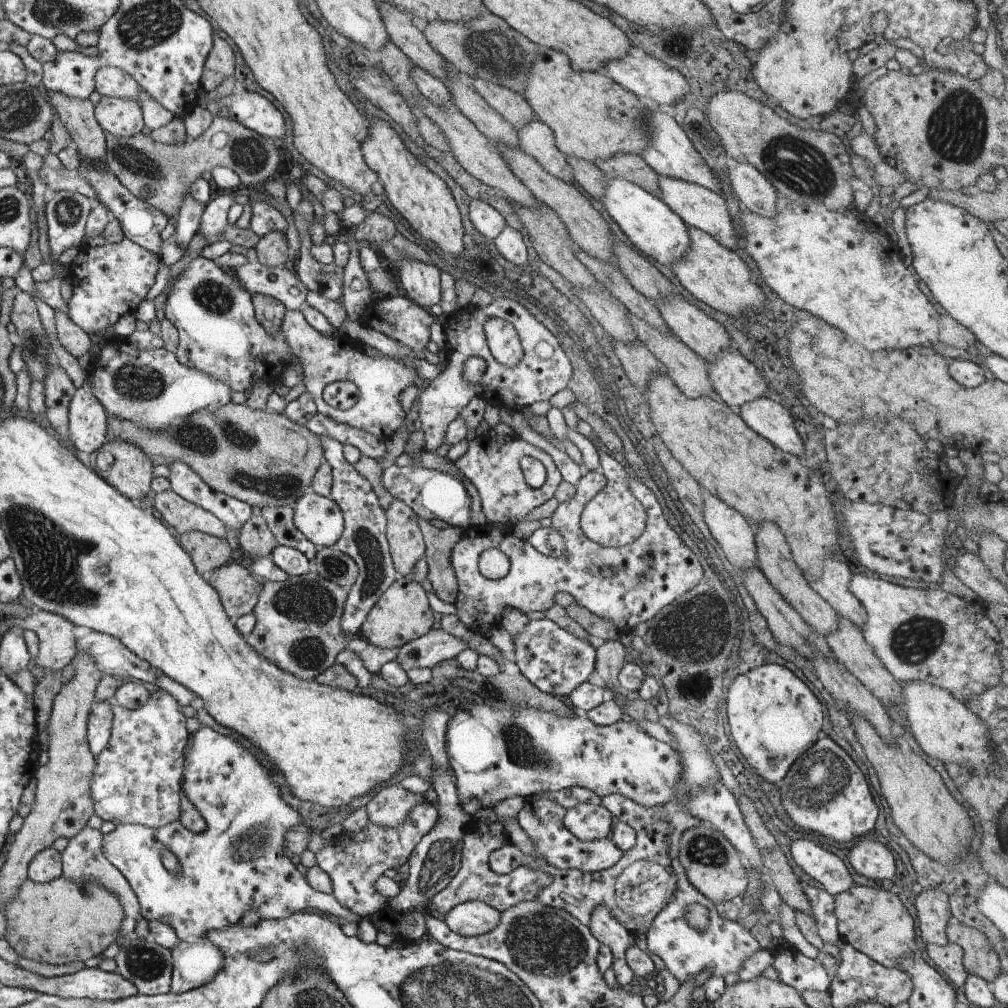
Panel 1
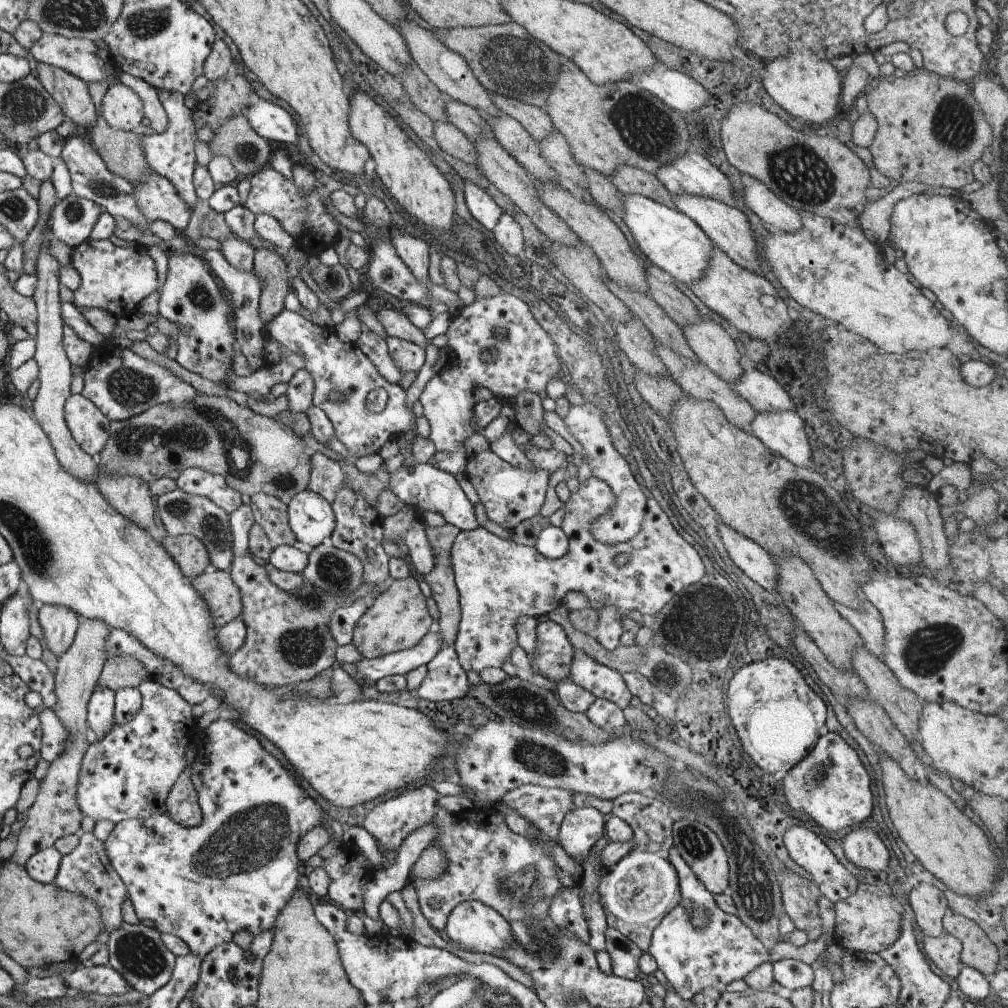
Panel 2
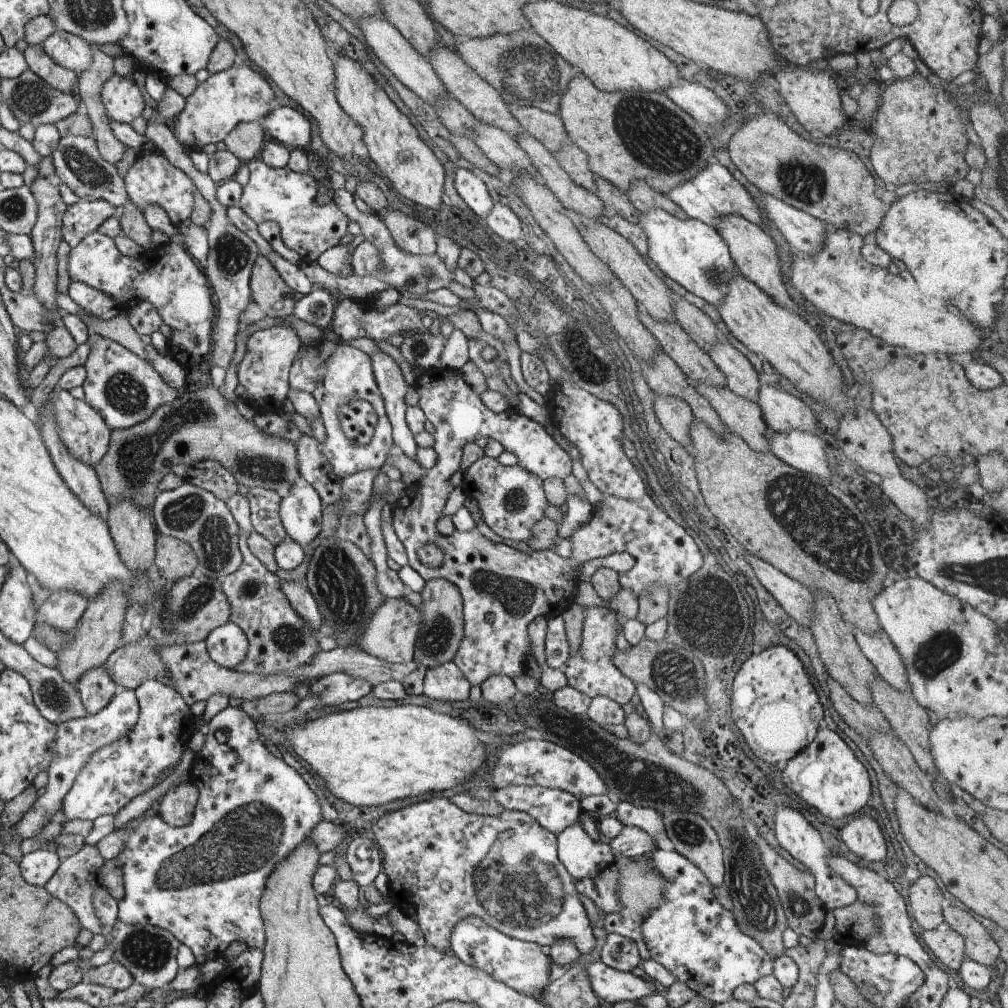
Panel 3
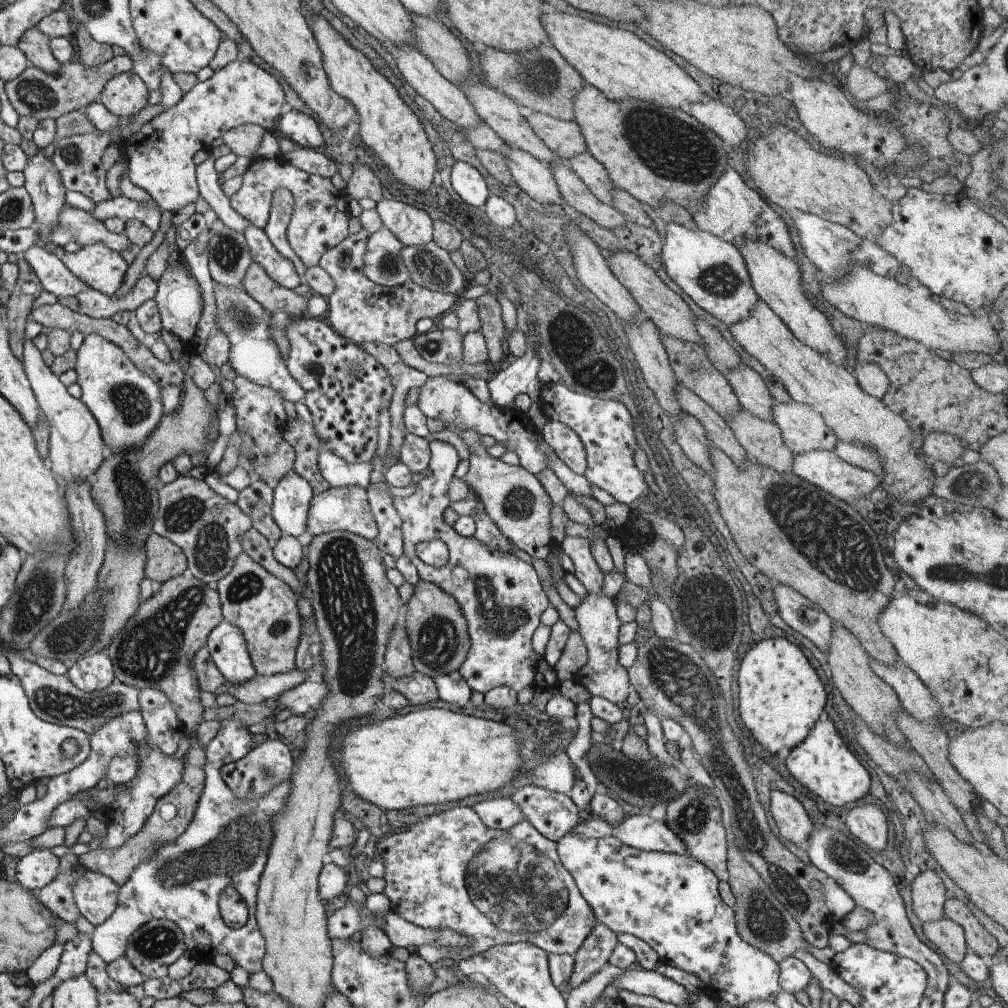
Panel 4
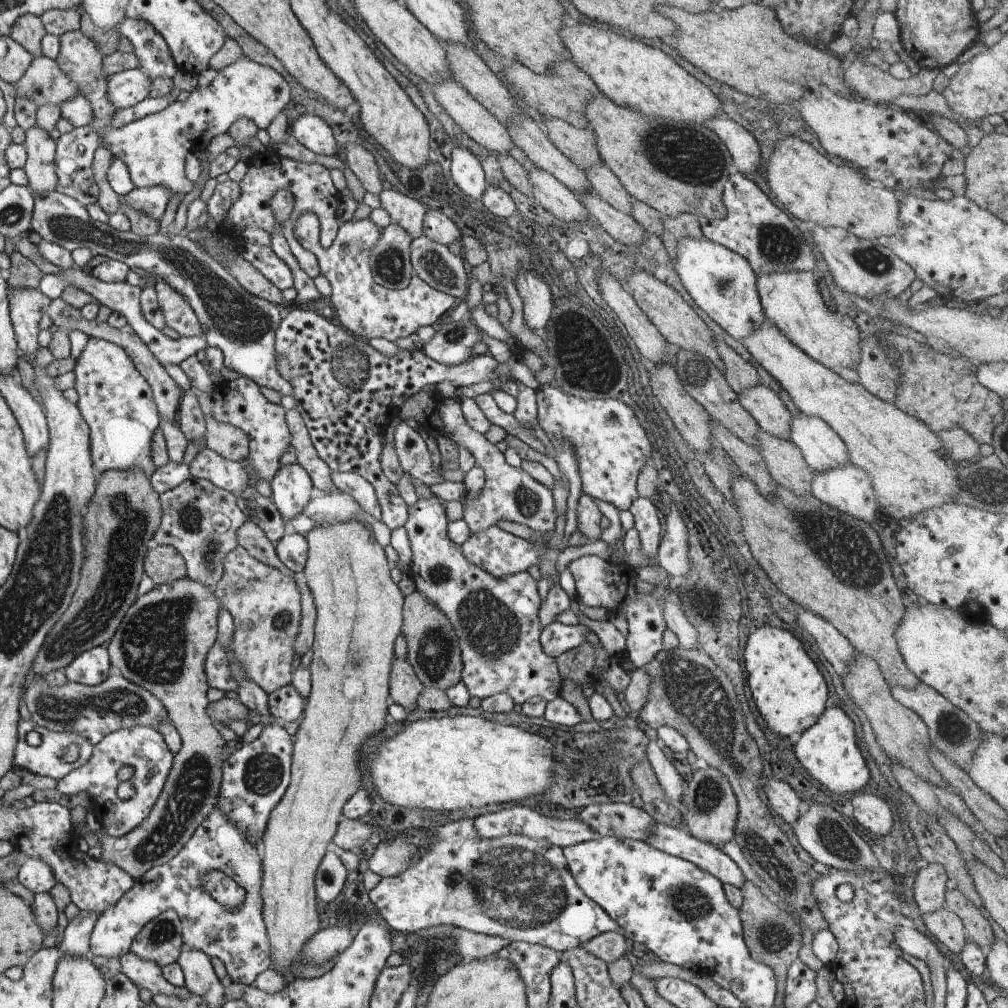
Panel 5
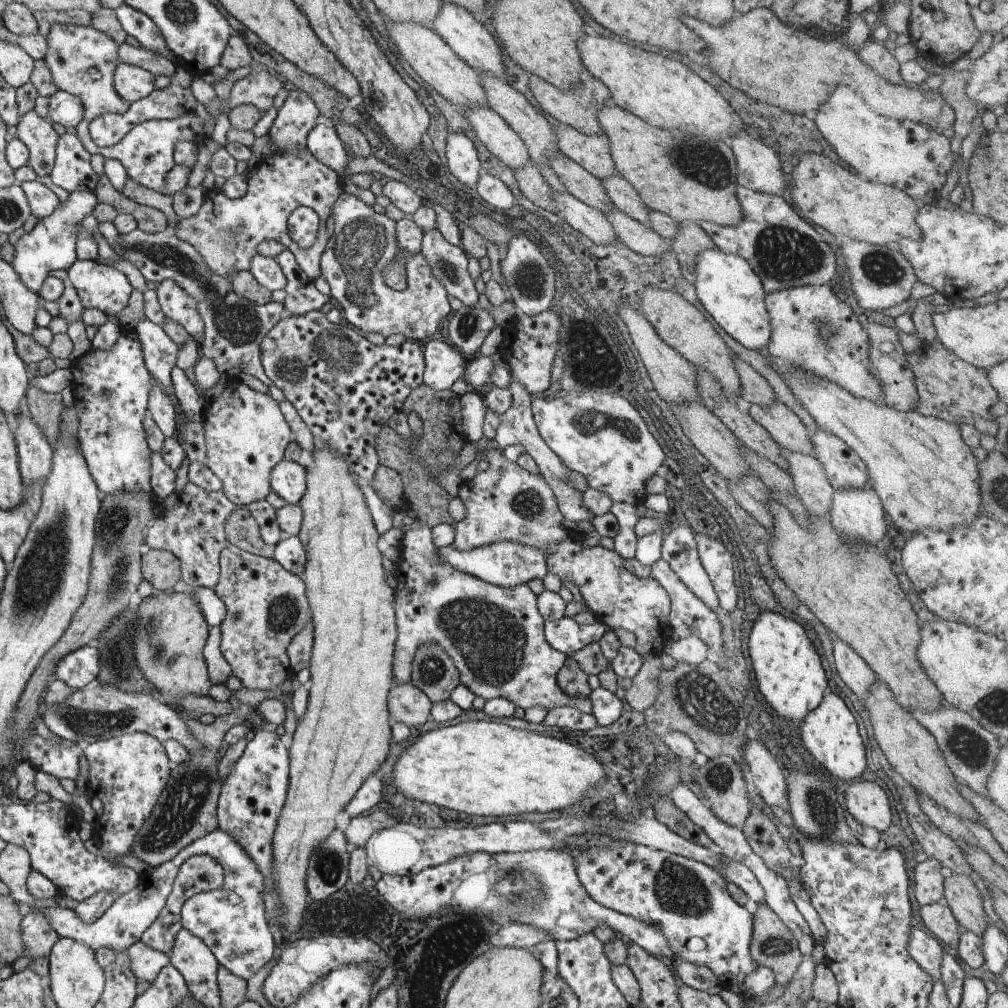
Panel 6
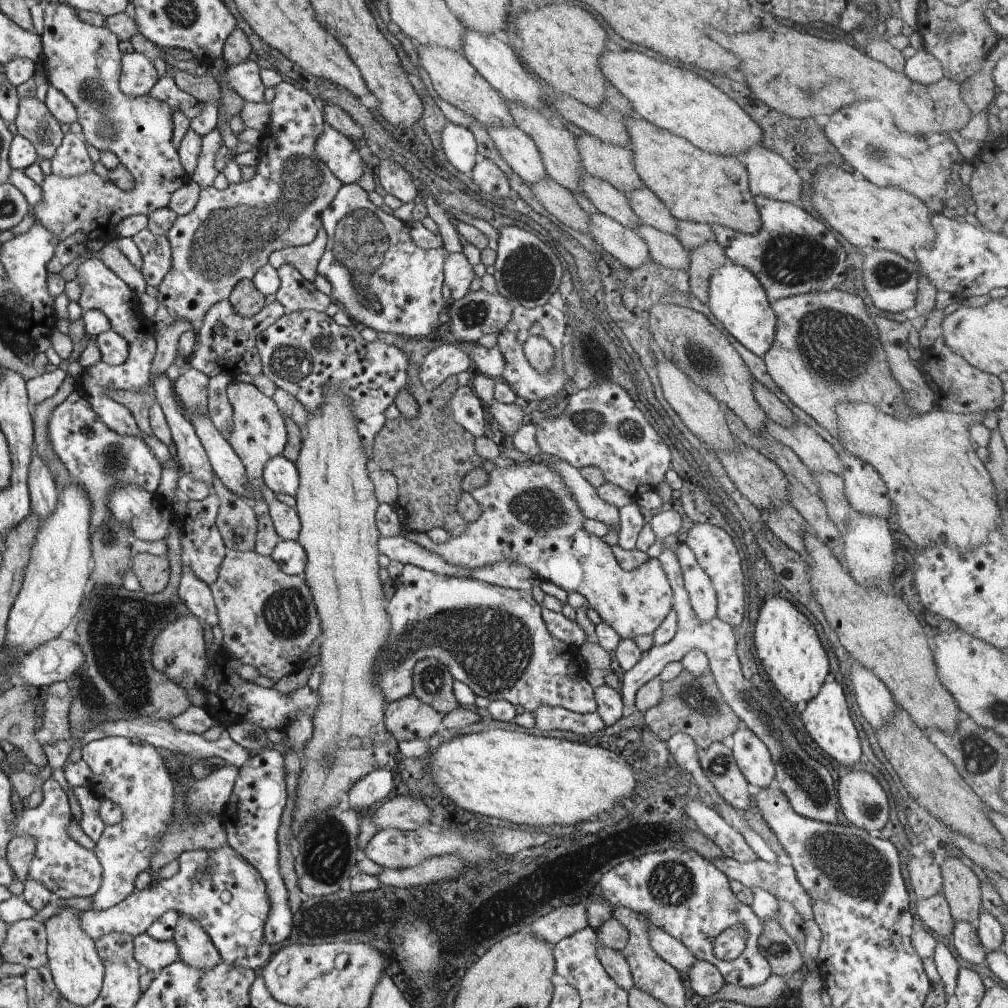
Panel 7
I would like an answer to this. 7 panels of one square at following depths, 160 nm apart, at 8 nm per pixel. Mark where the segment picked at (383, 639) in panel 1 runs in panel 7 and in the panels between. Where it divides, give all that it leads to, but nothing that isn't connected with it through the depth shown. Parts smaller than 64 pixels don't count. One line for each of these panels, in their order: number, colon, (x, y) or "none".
2: (397, 620)
3: (391, 635)
4: (398, 659)
5: (404, 686)
6: (407, 704)
7: (408, 718)

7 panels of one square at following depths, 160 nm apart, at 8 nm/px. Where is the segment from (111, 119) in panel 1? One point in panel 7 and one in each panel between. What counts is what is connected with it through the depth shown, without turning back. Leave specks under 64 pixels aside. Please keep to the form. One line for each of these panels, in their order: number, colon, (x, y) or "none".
2: (123, 109)
3: (123, 100)
4: (126, 95)
5: (127, 88)
6: (132, 82)
7: (139, 73)

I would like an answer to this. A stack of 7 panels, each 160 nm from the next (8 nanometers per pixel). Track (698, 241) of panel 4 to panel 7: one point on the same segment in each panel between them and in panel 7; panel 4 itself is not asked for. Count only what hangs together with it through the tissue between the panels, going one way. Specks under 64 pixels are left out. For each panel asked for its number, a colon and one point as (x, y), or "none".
5: (721, 283)
6: (732, 293)
7: (736, 298)

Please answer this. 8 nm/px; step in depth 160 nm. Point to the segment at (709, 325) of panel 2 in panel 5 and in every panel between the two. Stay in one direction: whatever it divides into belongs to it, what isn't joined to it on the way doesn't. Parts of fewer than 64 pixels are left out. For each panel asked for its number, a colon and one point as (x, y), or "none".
3: (742, 379)
4: (753, 395)
5: (764, 405)

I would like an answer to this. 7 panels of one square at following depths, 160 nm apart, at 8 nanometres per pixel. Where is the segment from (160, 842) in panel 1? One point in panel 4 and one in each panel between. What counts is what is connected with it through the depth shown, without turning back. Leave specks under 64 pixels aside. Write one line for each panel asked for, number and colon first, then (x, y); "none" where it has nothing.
2: (237, 870)
3: (203, 882)
4: (228, 844)

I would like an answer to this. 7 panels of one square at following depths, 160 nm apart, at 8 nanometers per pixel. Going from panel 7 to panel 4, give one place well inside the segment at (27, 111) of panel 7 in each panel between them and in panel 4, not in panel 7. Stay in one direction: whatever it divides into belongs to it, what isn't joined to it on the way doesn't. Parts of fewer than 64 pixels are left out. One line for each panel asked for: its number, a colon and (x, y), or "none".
4: (43, 182)
5: (40, 167)
6: (37, 133)

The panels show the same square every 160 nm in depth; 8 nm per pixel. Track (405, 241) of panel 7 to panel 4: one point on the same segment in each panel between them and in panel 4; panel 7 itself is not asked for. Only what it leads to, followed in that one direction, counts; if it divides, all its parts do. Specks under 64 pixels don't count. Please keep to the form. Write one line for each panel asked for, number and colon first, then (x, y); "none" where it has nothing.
4: (364, 312)
5: (368, 310)
6: (363, 242)

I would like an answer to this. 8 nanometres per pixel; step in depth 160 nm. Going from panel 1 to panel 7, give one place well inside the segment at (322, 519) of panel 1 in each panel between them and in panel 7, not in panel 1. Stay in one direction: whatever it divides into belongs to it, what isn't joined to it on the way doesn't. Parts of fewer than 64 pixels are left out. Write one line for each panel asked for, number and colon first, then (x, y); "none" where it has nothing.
2: (311, 517)
3: (301, 512)
4: (292, 495)
5: (291, 489)
6: (289, 480)
7: (282, 476)

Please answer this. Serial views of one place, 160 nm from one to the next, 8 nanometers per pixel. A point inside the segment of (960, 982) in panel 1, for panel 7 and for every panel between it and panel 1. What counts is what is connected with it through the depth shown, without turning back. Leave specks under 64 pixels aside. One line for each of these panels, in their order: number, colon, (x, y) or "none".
2: (945, 951)
3: (947, 945)
4: (947, 936)
5: (944, 925)
6: (938, 918)
7: (934, 912)

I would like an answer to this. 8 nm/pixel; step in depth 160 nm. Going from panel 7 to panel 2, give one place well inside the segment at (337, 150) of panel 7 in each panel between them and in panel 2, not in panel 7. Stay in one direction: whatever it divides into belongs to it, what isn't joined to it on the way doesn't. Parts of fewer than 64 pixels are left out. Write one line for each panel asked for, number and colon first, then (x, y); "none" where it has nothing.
2: (272, 122)
3: (284, 124)
4: (301, 129)
5: (312, 132)
6: (323, 143)

